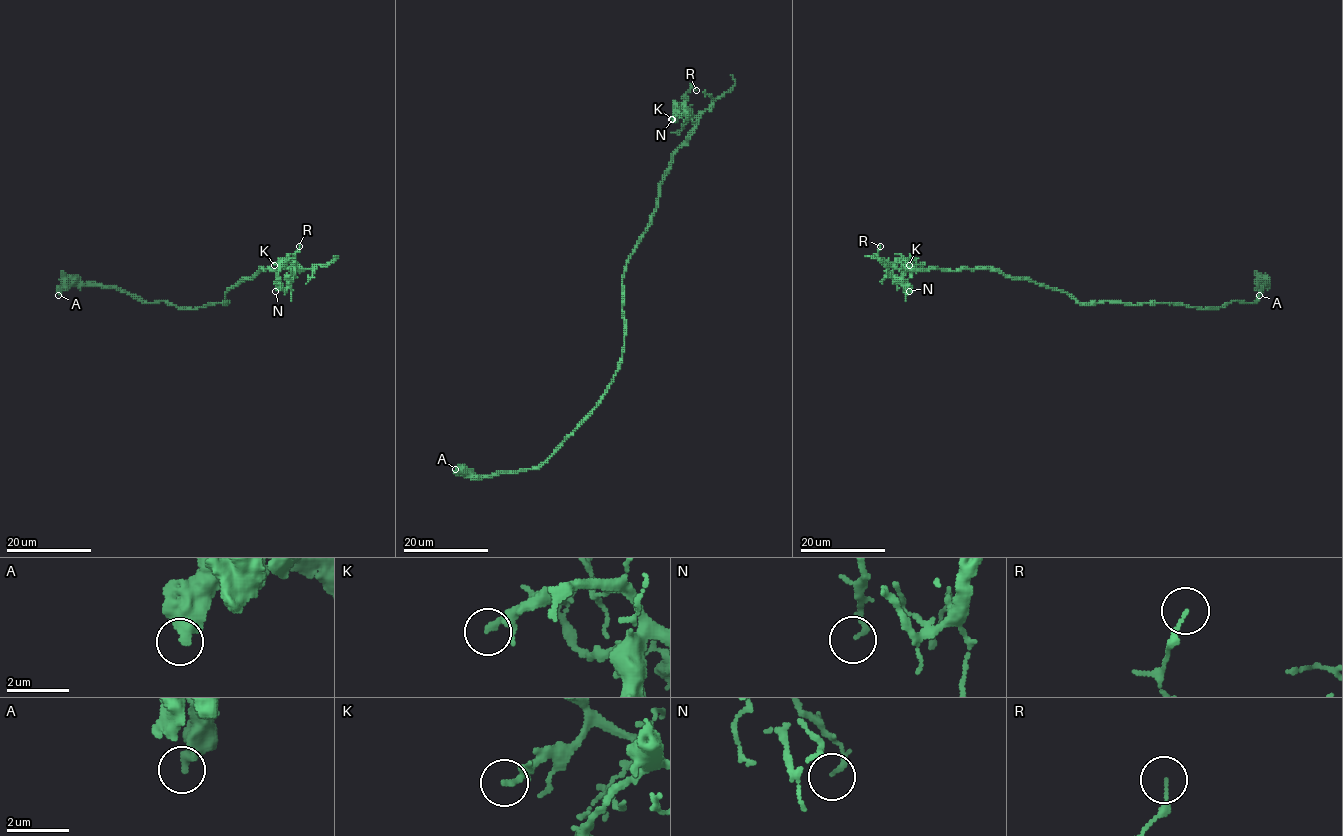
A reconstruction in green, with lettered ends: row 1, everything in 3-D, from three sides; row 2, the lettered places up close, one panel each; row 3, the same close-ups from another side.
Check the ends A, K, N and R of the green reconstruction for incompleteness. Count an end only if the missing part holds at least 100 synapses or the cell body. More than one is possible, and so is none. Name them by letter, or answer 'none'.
none

